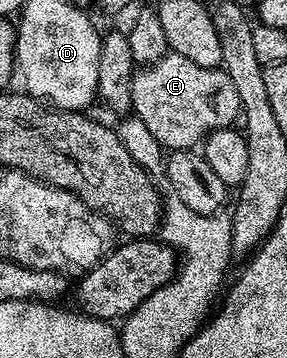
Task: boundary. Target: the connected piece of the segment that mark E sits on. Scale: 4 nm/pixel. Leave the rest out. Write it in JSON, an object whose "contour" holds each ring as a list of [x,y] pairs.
{"contour":[[[174,53],[136,70],[131,78],[131,111],[134,118],[145,121],[145,129],[153,133],[160,148],[171,151],[198,148],[212,131],[231,127],[241,115],[239,94],[226,71],[202,67]]]}

